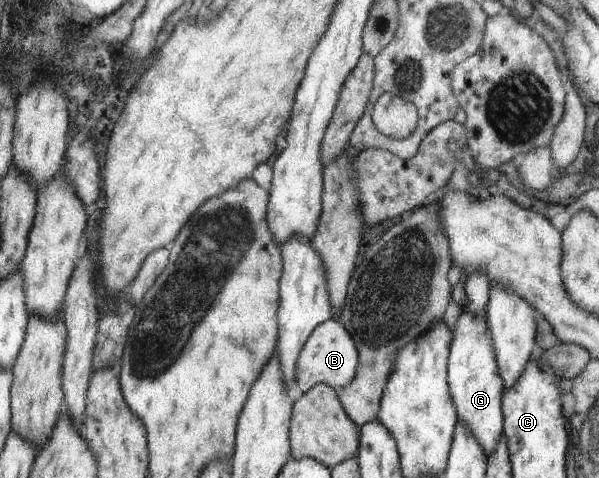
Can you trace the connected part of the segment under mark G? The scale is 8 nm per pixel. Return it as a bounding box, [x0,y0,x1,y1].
[448,307,503,458]

